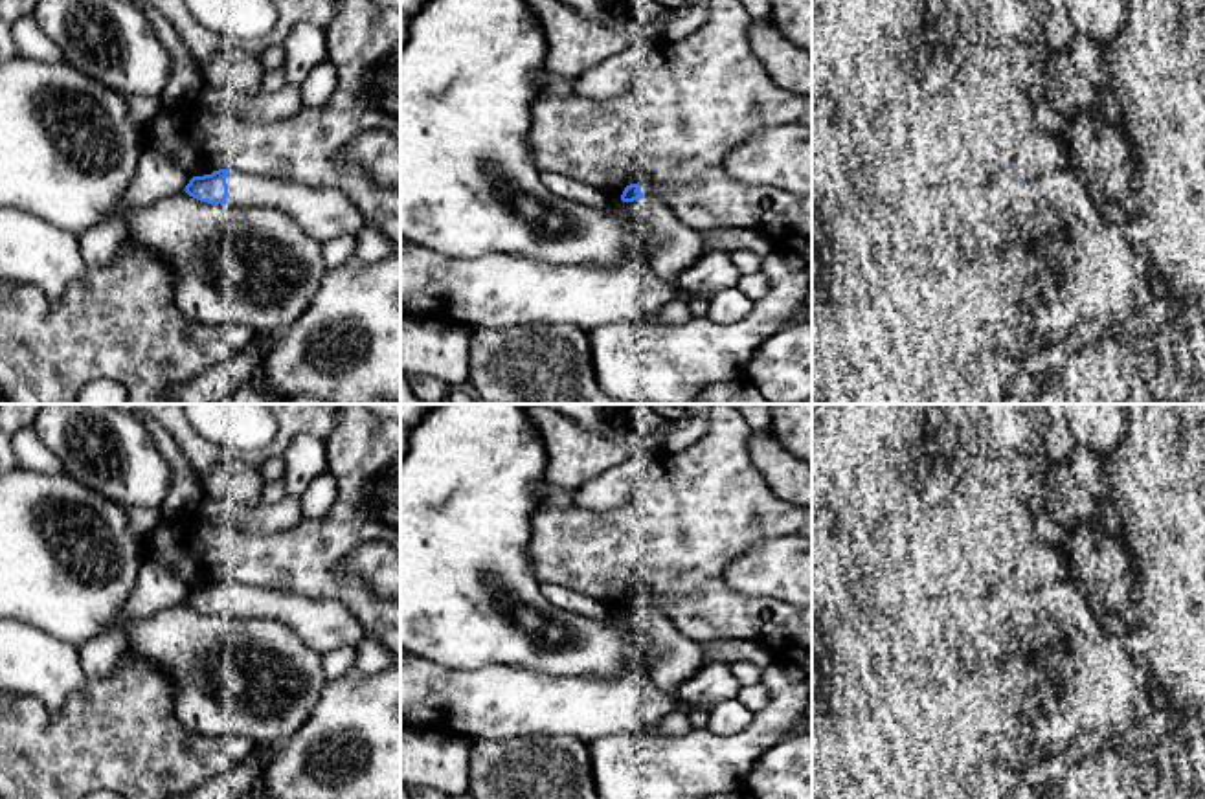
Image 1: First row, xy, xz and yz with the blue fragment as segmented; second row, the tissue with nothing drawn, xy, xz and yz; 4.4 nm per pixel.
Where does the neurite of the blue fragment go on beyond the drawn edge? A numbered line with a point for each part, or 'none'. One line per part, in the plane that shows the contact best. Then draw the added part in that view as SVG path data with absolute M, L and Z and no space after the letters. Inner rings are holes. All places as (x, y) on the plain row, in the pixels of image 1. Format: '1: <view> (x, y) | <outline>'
1: xy (324, 625) | M239 580L228 582L226 595L226 615L277 619L320 654L338 647L356 647L367 636L338 601L287 595Z

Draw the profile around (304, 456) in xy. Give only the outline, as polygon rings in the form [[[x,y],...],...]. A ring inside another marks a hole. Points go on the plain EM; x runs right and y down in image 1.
[[[298,435],[283,454],[285,496],[299,498],[314,478],[327,470],[325,443],[314,435]]]

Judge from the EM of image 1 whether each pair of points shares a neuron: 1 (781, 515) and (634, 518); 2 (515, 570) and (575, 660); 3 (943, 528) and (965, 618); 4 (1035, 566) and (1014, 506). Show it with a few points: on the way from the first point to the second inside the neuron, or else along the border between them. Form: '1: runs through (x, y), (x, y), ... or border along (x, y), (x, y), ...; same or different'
1: runs through (744, 517), (671, 518); same
2: runs through (474, 570), (474, 597), (533, 656); same
3: runs through (952, 550), (952, 596); same
4: runs through (1031, 551), (1022, 520); same

